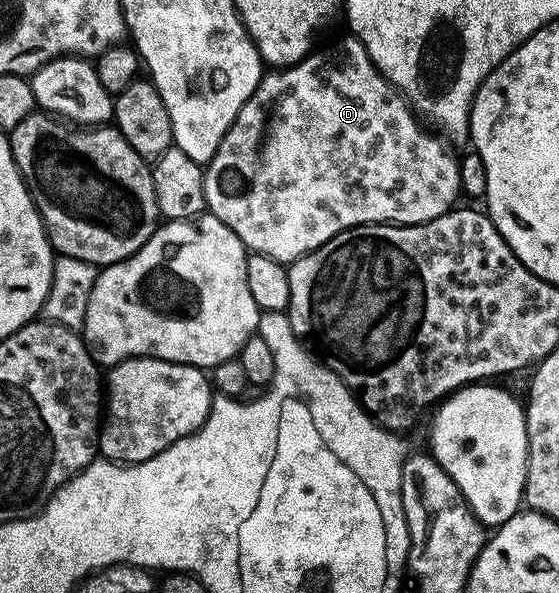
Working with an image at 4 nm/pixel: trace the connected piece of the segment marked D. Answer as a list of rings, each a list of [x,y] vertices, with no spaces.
[[[351,34],[345,36],[344,44],[324,48],[321,52],[313,50],[299,64],[269,71],[272,72],[269,76],[268,73],[261,75],[260,85],[236,115],[236,121],[222,138],[218,150],[212,153],[212,159],[207,161],[204,168],[204,203],[207,211],[217,216],[244,243],[249,253],[291,262],[330,242],[330,238],[339,232],[357,228],[359,224],[425,224],[453,211],[456,196],[461,195],[459,159],[448,153],[447,146],[438,137],[420,128],[419,122],[412,117],[413,109],[409,101],[377,70],[376,63],[369,58],[362,42]]]

